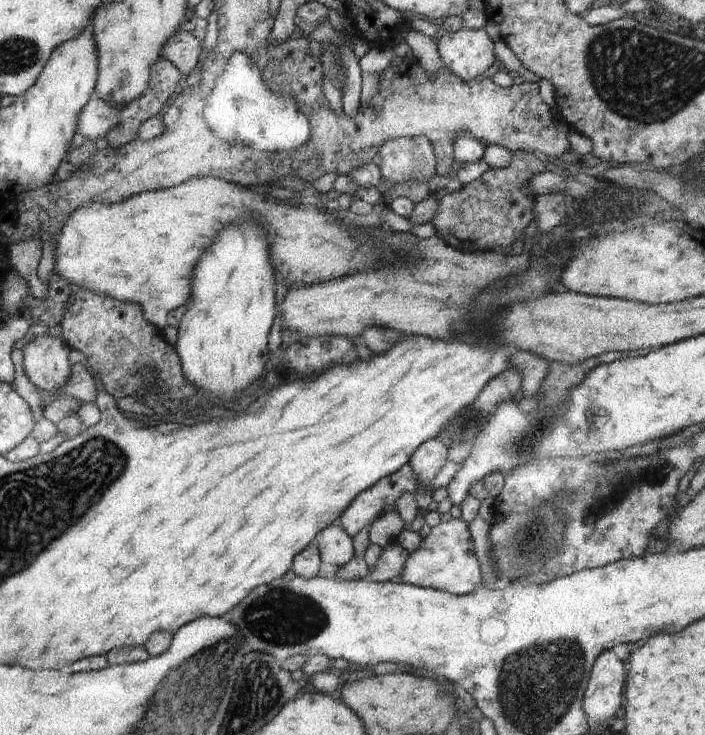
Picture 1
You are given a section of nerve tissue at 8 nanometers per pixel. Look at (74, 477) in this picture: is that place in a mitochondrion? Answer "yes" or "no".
yes

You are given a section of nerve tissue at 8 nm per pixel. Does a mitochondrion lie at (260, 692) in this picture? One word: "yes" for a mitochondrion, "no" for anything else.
yes

